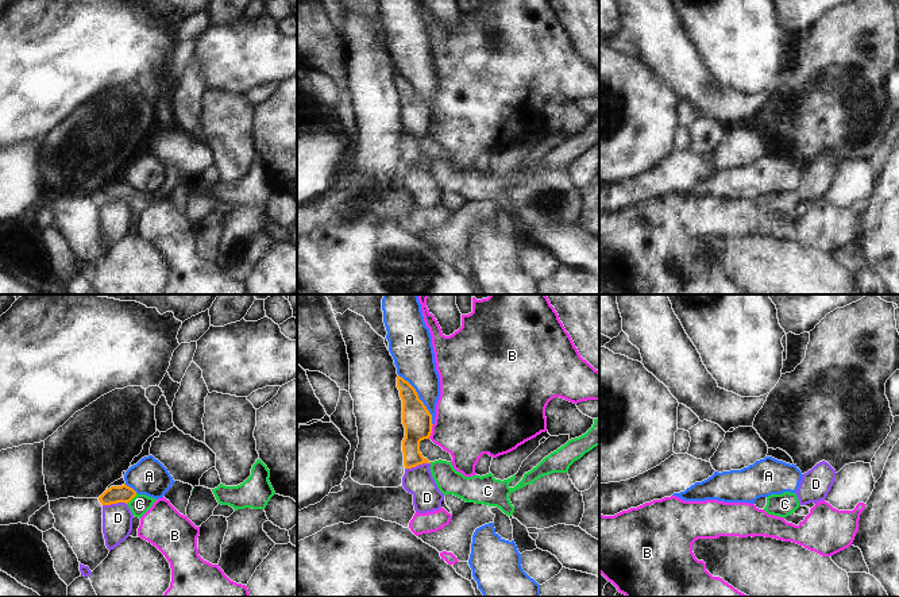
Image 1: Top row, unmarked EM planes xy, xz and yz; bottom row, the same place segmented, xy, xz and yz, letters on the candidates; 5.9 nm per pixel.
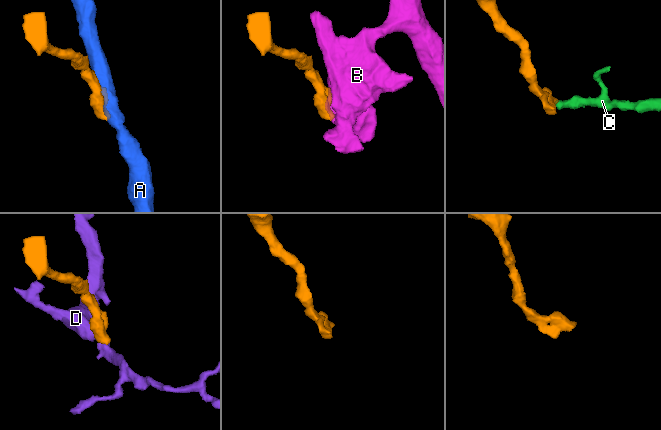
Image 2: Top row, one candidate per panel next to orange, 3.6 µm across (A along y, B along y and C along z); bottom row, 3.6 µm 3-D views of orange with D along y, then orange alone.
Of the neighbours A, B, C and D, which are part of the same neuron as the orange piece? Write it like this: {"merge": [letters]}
{"merge": ["C"]}

